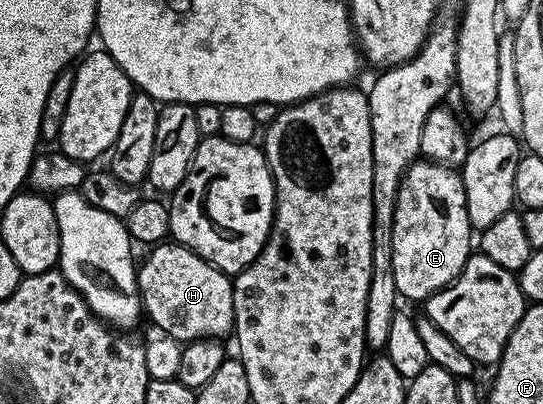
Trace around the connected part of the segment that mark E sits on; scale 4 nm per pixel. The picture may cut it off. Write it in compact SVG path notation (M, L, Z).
M418 159L401 177L399 195L395 199L395 225L393 227L393 270L395 287L402 298L424 303L432 293L438 293L455 280L467 263L471 226L465 206L465 188L460 172L448 165Z

